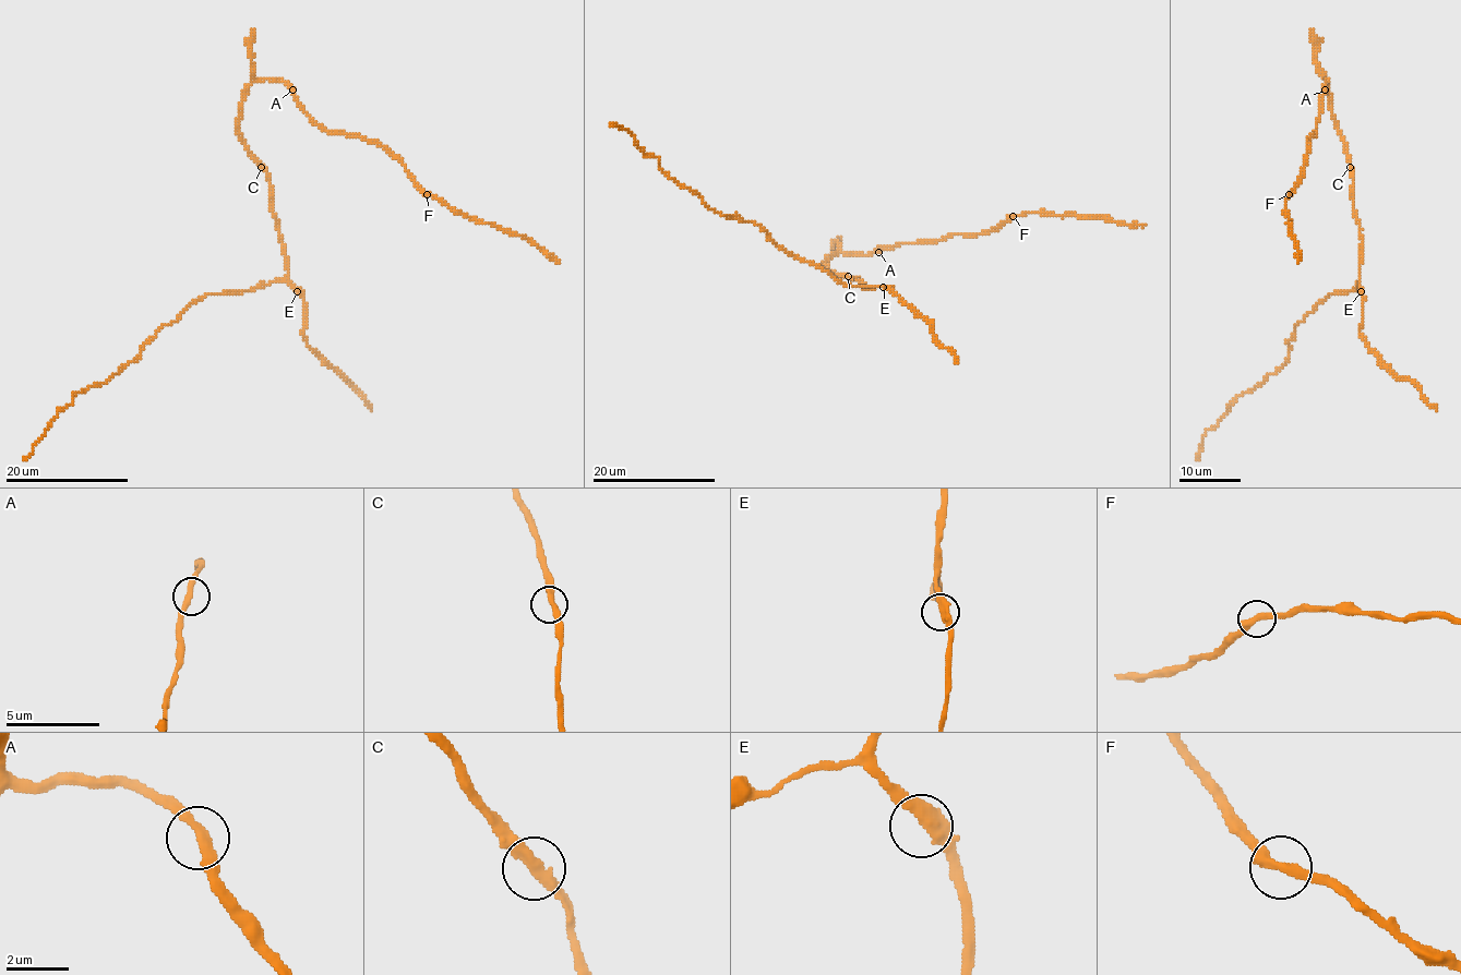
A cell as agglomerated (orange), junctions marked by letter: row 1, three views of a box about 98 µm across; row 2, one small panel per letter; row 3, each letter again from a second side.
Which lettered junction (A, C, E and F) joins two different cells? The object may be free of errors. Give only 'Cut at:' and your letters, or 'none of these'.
Cut at: none of these

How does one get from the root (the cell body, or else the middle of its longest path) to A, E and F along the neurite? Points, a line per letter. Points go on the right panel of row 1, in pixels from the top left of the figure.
A: (1352, 175), (1351, 157), (1331, 110), (1328, 80), (1325, 89)
E: (1352, 175), (1352, 212), (1362, 241), (1361, 291)
F: (1352, 175), (1351, 157), (1331, 110), (1328, 80), (1317, 130), (1308, 140), (1308, 159), (1290, 194)

